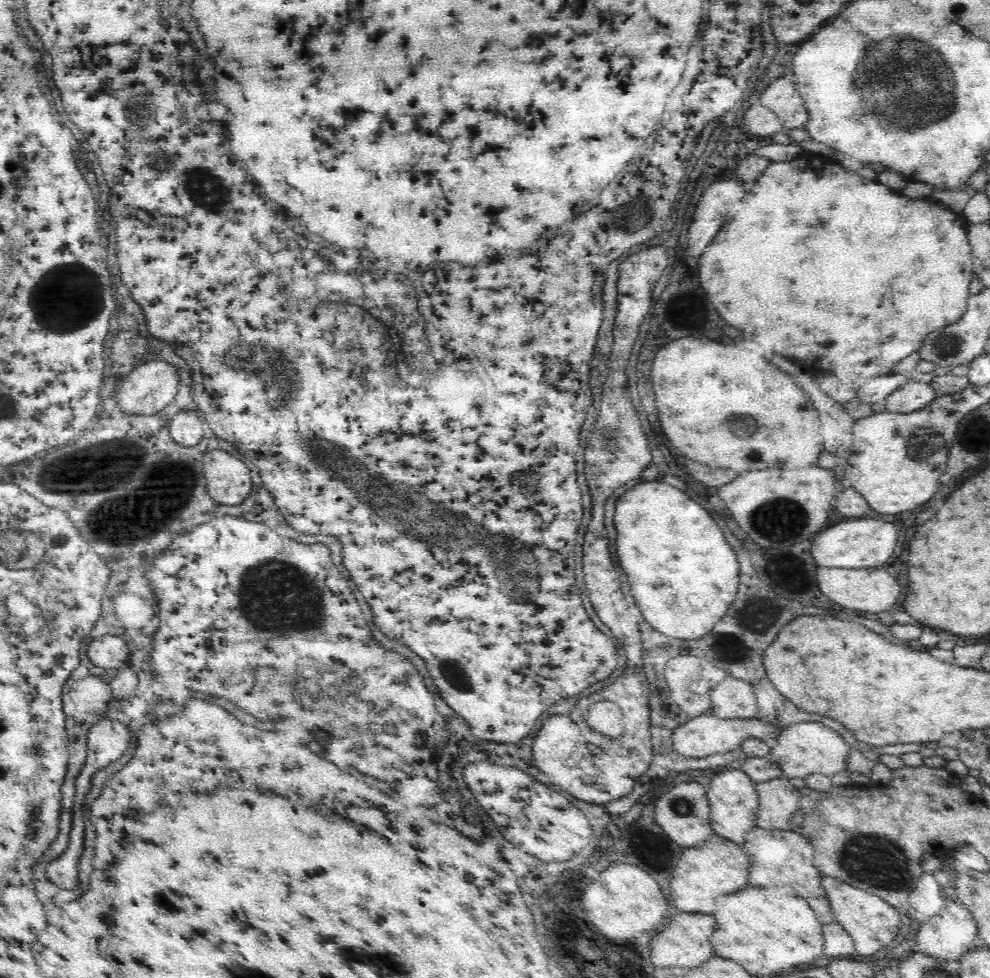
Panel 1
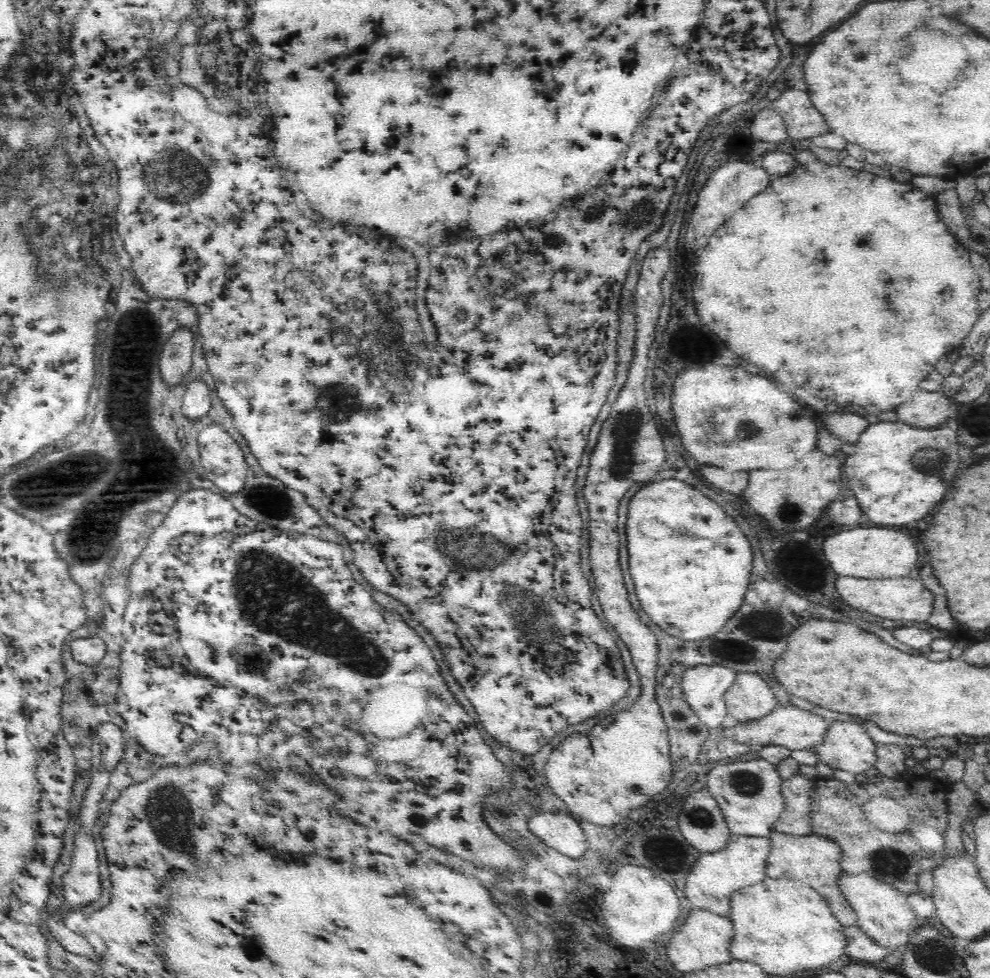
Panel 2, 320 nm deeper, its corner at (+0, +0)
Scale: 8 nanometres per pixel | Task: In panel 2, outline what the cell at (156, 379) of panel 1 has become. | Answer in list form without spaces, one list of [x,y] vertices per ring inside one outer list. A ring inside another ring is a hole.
[[[178,328],[159,353],[159,378],[167,390],[180,385],[193,364],[193,336],[196,331]]]

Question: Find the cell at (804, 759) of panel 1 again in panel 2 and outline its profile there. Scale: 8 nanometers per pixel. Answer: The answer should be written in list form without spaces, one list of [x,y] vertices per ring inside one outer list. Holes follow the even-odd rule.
[[[848,719],[844,722],[836,721],[827,726],[825,733],[821,736],[822,742],[818,742],[810,749],[815,754],[817,762],[826,764],[834,770],[846,770],[855,775],[862,774],[875,766],[876,745],[870,741],[868,735],[858,723],[850,722]]]

